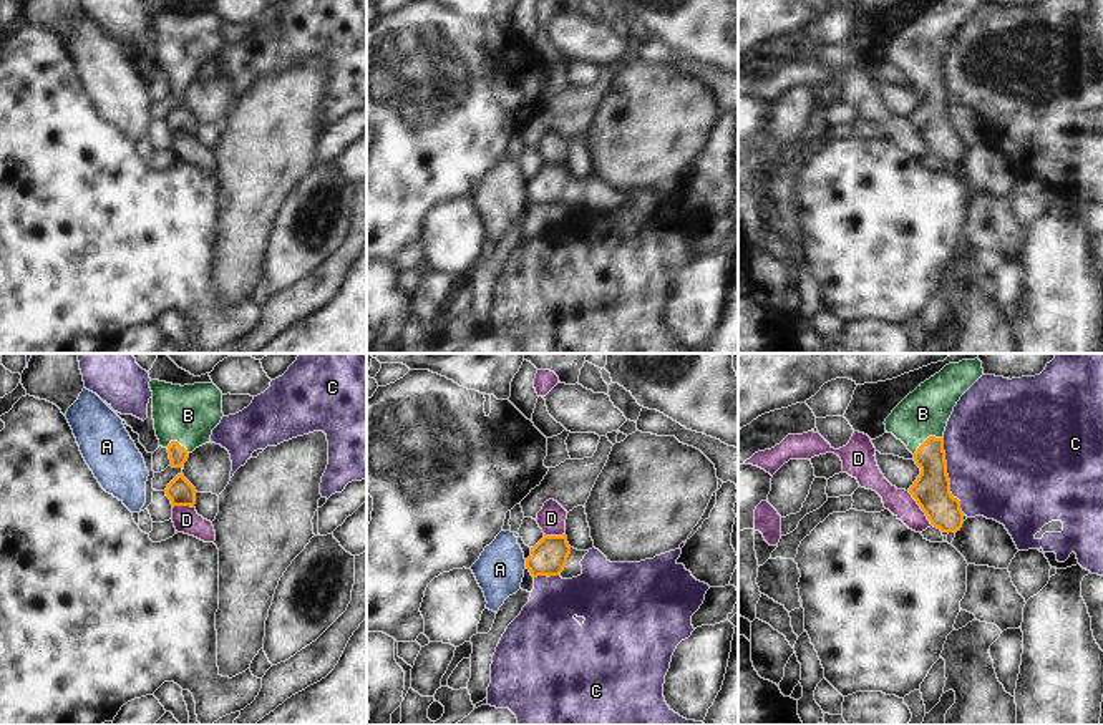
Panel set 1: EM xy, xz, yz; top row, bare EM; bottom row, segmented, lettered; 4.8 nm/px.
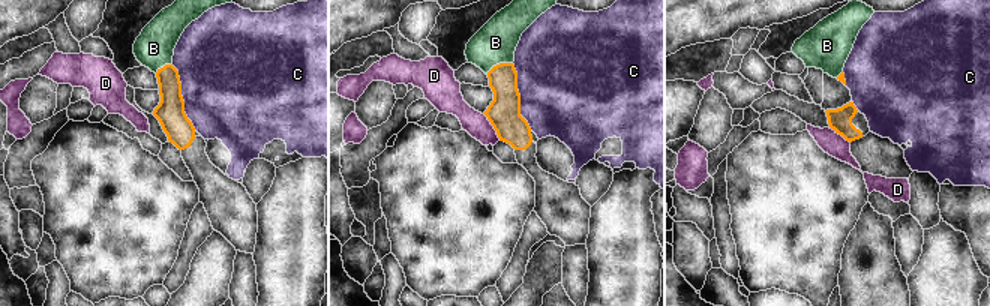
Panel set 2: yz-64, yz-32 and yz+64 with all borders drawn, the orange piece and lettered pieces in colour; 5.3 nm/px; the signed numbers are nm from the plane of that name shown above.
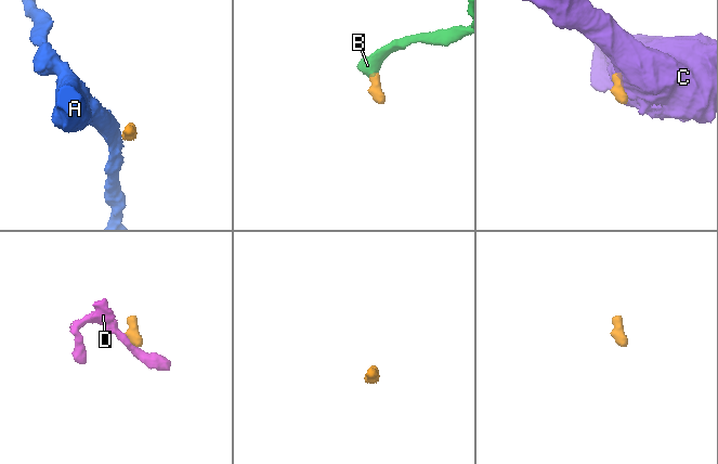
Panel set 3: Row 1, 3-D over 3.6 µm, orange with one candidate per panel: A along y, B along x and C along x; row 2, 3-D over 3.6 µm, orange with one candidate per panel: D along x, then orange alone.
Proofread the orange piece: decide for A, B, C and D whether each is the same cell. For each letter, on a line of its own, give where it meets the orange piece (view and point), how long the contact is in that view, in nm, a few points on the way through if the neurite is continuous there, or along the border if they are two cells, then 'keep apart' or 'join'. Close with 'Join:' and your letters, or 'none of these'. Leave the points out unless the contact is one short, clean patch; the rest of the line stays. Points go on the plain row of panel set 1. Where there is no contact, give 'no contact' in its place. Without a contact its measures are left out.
A: meets orange in xz at (526, 191); contact 40 nm long; border along xz (524, 188), (526, 194); keep apart
B: meets orange in yz at (926, 68); contact 170 nm long; runs through yz (931, 118), (931, 87), (926, 68), (923, 42); join
C: meets orange in yz at (947, 103); contact 400 nm long; border along yz (942, 65), (949, 120), (959, 130), (959, 136), (964, 141); keep apart
D: meets orange in yz at (921, 136); contact 220 nm long; border along yz (908, 118), (932, 153); keep apart
Join: B

